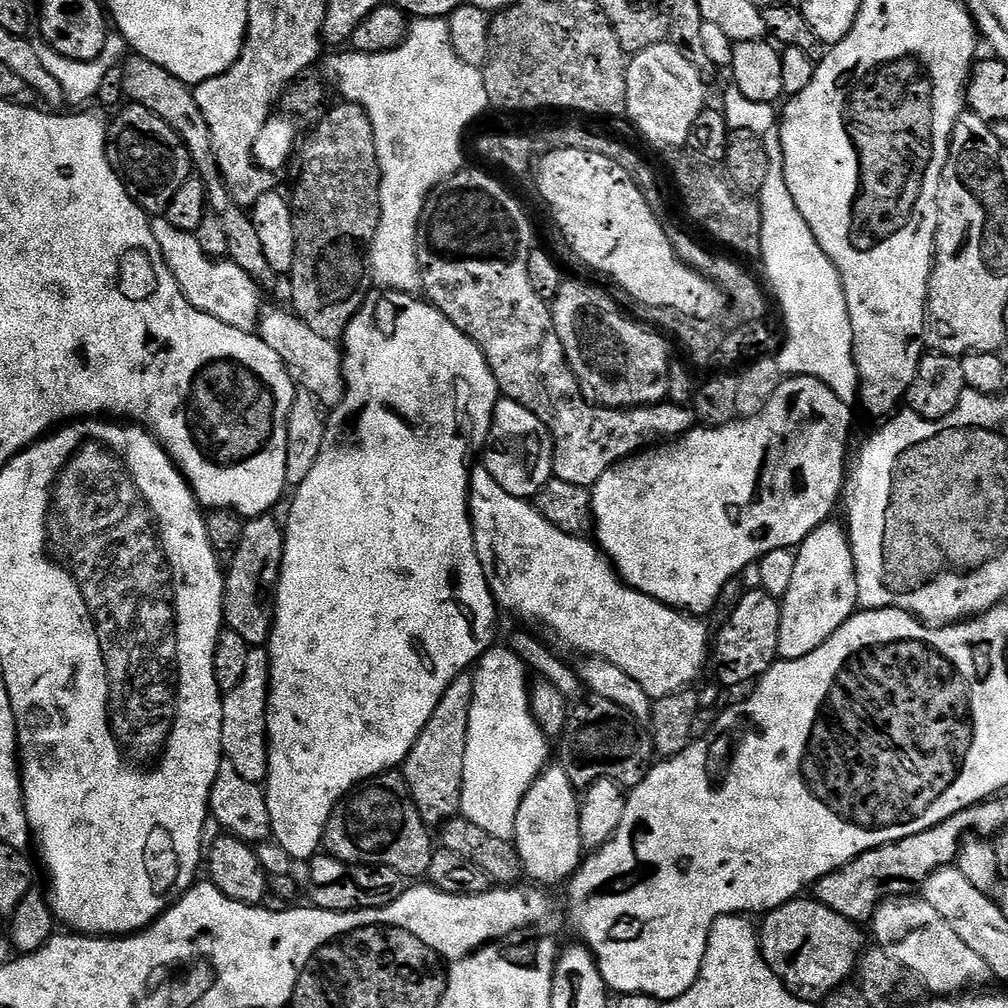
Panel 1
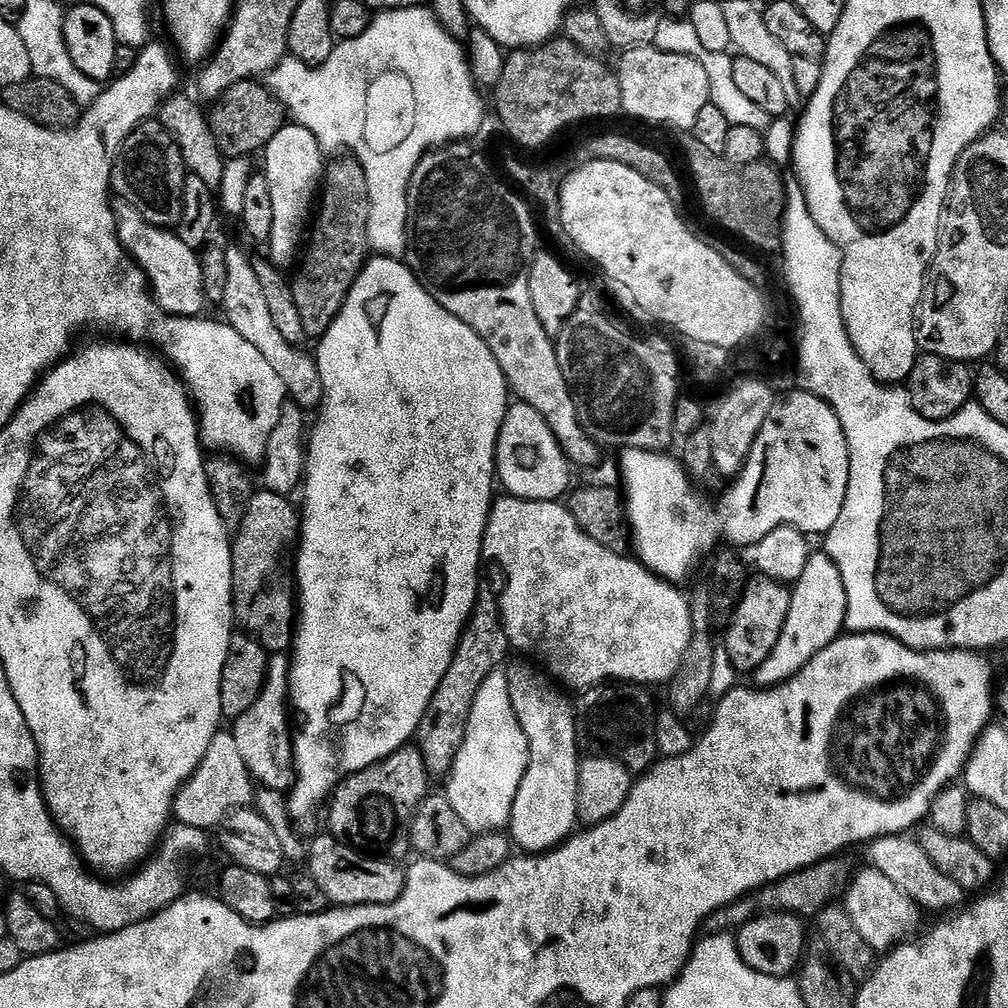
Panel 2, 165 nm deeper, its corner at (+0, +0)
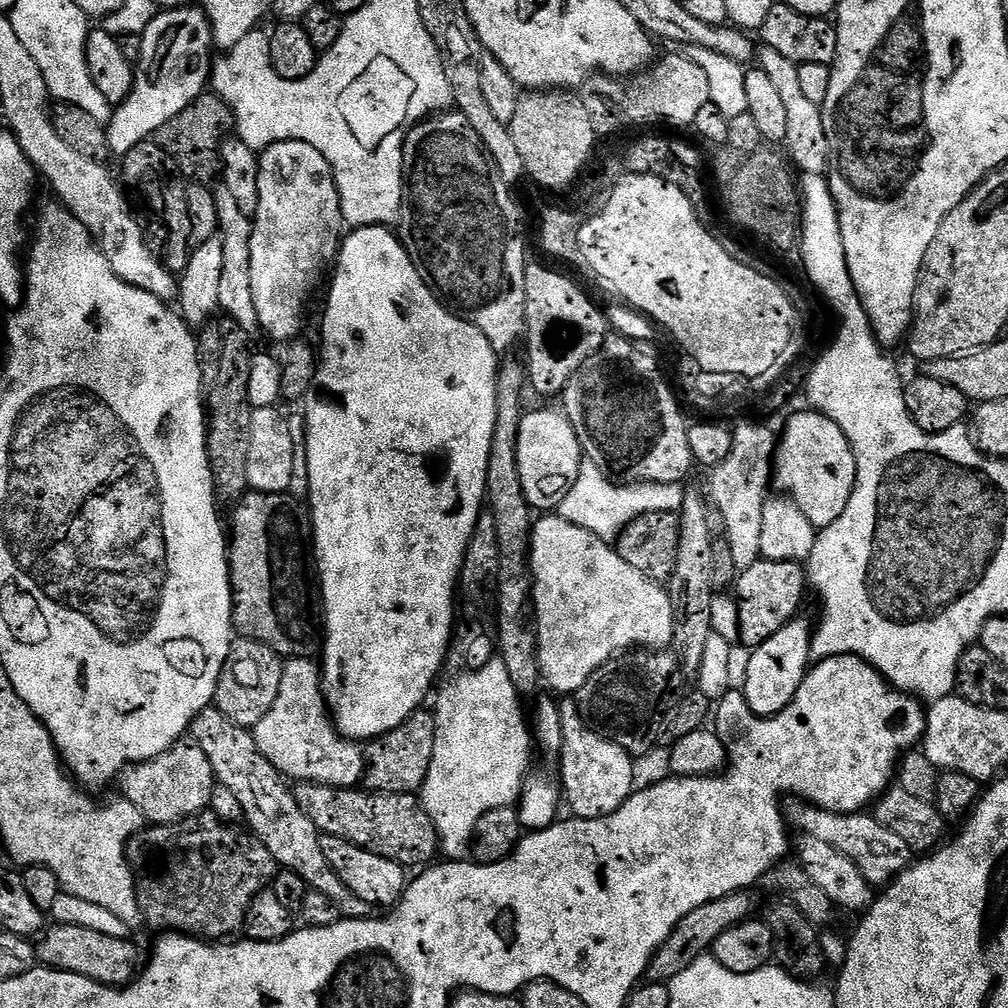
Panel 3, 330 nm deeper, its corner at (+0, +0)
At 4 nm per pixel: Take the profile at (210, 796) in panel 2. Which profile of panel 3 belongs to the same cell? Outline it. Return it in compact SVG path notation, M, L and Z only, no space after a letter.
M194 742L178 743L158 758L134 764L124 769L118 780L118 784L124 787L123 799L134 802L149 825L173 824L197 816L209 807L211 791L217 783L210 758L206 758Z

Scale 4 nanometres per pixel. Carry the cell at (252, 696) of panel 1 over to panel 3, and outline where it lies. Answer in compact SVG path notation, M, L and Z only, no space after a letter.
M285 659L278 698L274 698L274 706L270 706L262 722L251 729L252 737L258 742L258 750L262 750L262 758L289 781L355 789L363 781L366 771L364 748L355 740L347 740L333 724L324 701L321 675L315 659Z

